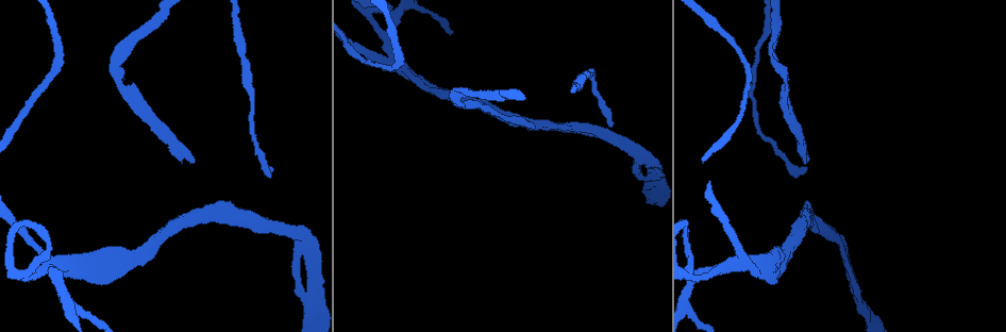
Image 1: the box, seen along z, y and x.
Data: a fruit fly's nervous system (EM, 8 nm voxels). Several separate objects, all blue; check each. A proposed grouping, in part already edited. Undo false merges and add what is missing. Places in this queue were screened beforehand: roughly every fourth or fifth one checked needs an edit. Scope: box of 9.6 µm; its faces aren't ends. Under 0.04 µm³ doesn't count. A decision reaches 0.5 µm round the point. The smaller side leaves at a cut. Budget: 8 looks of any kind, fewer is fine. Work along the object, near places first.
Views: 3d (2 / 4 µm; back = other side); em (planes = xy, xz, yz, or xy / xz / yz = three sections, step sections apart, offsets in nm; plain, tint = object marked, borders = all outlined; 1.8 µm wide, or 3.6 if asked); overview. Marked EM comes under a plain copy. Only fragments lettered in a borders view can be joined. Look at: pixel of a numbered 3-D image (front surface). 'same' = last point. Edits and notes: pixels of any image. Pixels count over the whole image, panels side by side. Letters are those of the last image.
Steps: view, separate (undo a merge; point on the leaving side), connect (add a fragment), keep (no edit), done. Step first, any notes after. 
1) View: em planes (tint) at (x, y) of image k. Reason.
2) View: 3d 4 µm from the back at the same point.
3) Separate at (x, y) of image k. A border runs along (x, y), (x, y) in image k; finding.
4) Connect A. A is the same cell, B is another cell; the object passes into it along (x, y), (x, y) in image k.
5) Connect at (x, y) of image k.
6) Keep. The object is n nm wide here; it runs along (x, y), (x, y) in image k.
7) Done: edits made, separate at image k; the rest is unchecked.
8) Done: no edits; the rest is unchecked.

View: 3d 2 µm at (112, 261) of image 1. A fork.

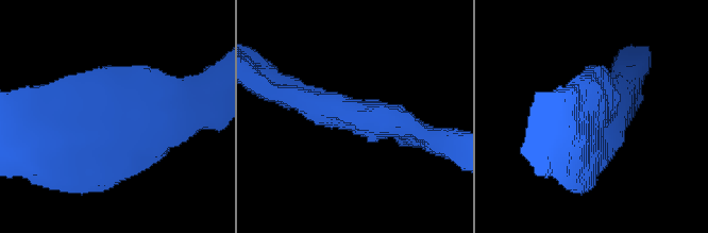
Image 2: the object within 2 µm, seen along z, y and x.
View: em planes (borders) at (119, 114) of image 2. Now the EM.

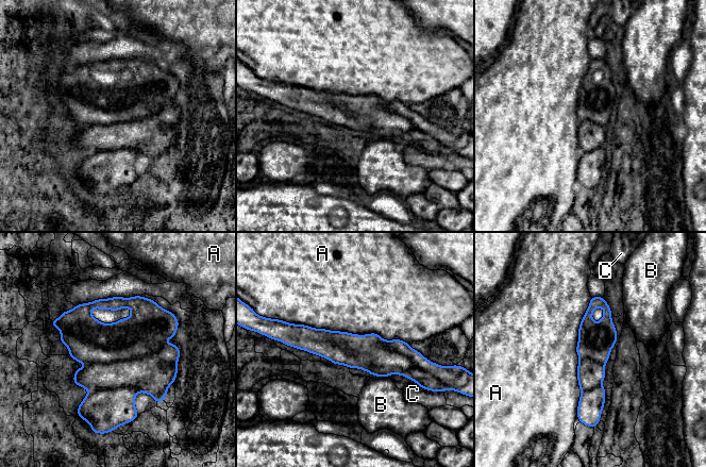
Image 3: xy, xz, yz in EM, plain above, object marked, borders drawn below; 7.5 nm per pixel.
Keep. The object is 280 nm wide here; A, B and C are other cells; it runs along (292, 339), (377, 356), (419, 356) in image 3; one neuron here.

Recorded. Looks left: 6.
View: em planes (borders) at (808, 159) of image 1. Free end.

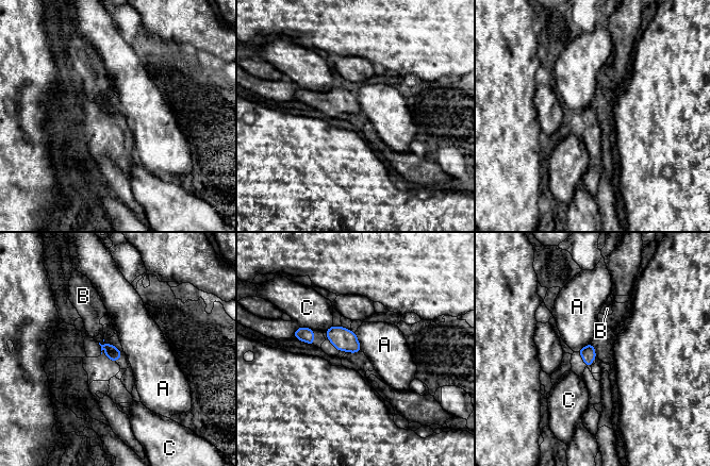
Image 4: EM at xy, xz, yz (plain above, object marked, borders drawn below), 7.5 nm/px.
Keep. A, B and C are other cells; a border runs along (354, 333), (361, 349) in image 4; none of them fits.

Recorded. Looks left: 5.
View: 3d 4 µm at (116, 78) of image 1.

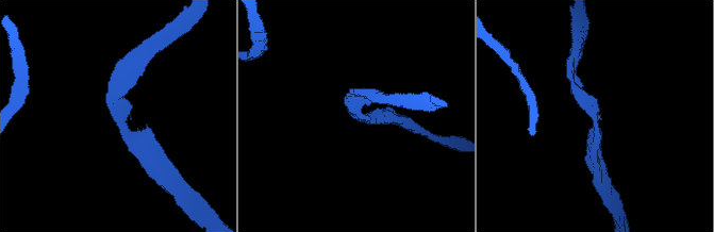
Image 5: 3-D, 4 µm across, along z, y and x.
View: em planes (tint) at (121, 121) of image 5. The arms are 180, 220 nm wide.

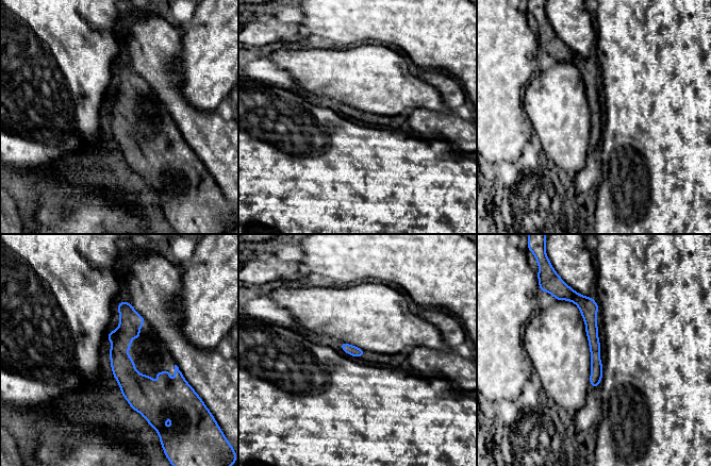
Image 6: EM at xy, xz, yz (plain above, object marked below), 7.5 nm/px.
View: em planes (borders) at the same point.

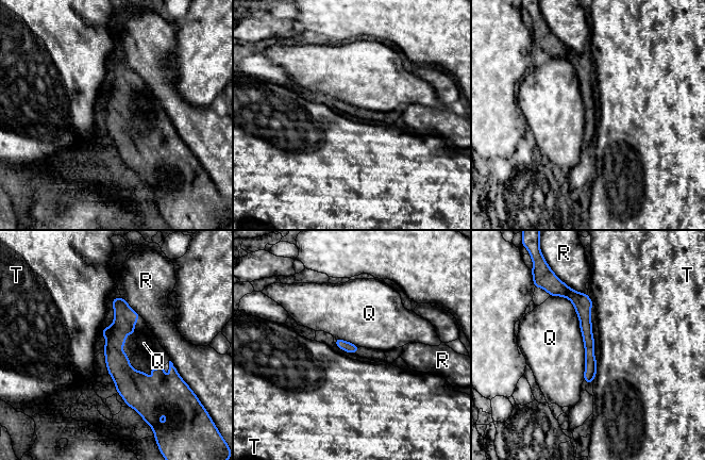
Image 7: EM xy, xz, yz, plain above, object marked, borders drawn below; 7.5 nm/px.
Keep. Q, R and T are other cells; continuous, no second neuron.

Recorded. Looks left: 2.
View: em planes (borders) at (719, 269) of image 1. A narrow waist.

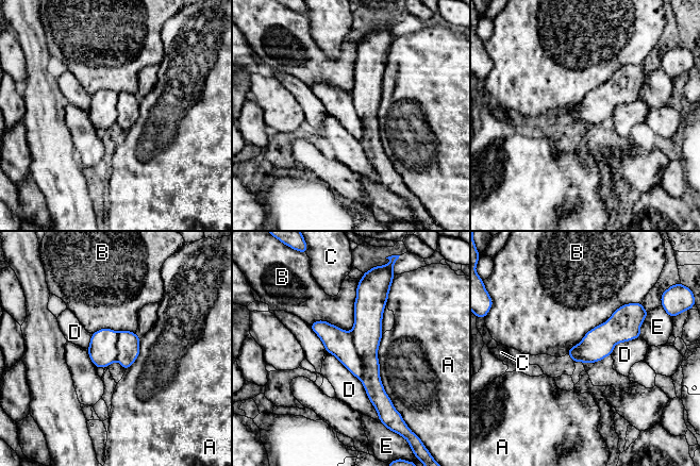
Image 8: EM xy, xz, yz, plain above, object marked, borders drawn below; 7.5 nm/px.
Keep. A, B, C, D and E are other cells; a border runs along (362, 278), (349, 331), (311, 325) in image 8; one neuron here.

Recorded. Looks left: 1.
Done: no edits; the rest is unchecked.

